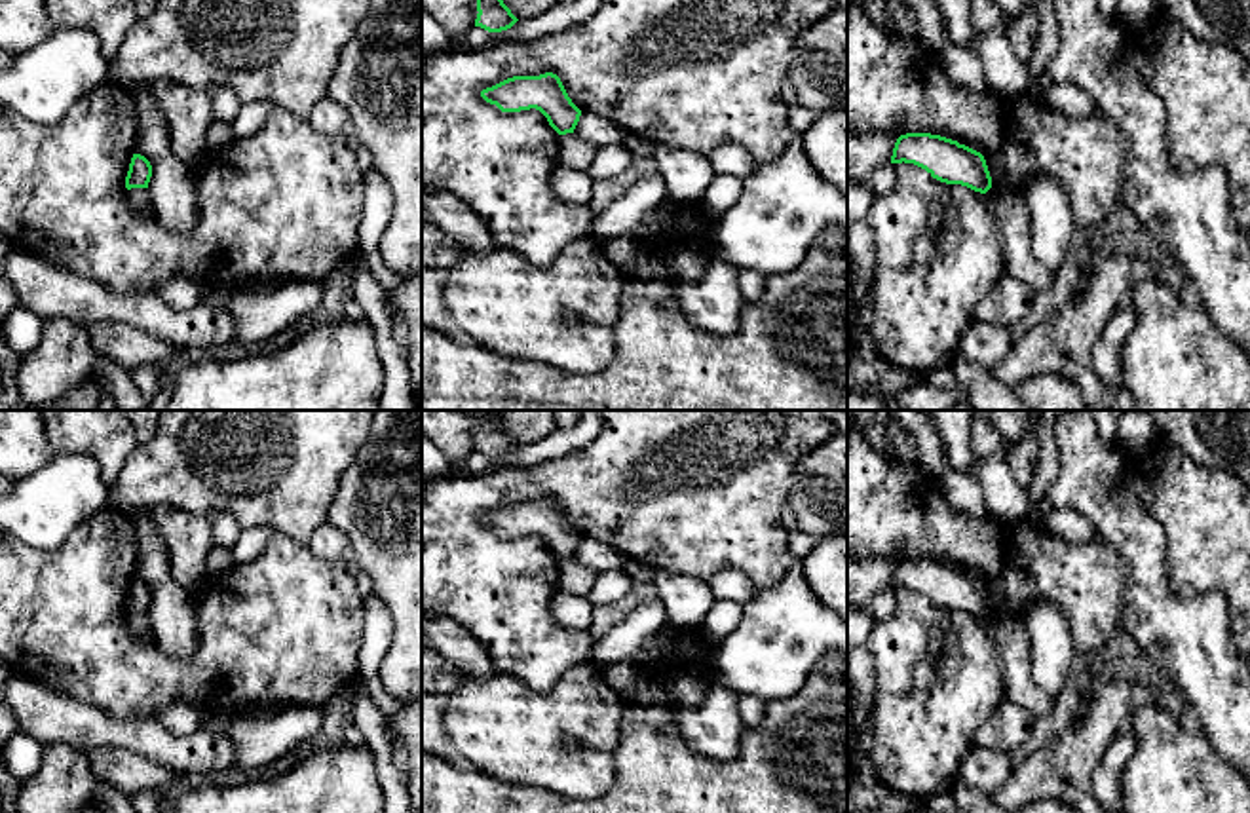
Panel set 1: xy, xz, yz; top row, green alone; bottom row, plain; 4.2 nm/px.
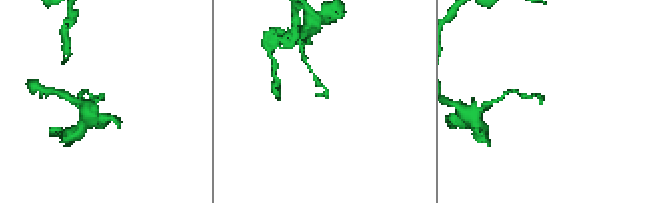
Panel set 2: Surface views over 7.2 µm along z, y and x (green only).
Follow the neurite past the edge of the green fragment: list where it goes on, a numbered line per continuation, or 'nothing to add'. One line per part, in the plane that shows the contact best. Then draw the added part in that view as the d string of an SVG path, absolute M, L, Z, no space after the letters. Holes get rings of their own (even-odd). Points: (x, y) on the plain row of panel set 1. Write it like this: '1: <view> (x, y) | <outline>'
nothing to add

